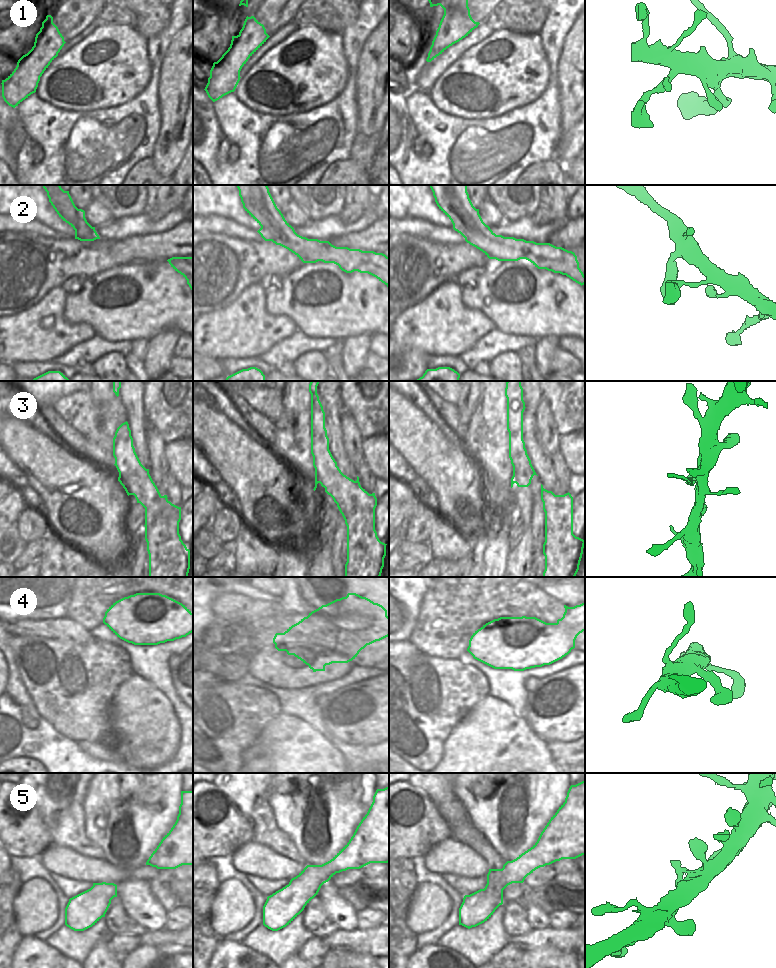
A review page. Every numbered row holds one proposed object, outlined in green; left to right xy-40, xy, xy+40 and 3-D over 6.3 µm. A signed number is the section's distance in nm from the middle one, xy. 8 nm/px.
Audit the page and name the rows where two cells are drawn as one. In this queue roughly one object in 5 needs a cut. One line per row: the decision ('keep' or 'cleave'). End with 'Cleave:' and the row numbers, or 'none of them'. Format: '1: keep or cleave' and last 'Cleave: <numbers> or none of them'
1: keep
2: keep
3: cleave
4: keep
5: keep
Cleave: 3

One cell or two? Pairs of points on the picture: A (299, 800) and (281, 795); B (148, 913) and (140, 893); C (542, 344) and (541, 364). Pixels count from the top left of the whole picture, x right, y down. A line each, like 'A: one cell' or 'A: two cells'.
A: one cell
B: one cell
C: one cell

